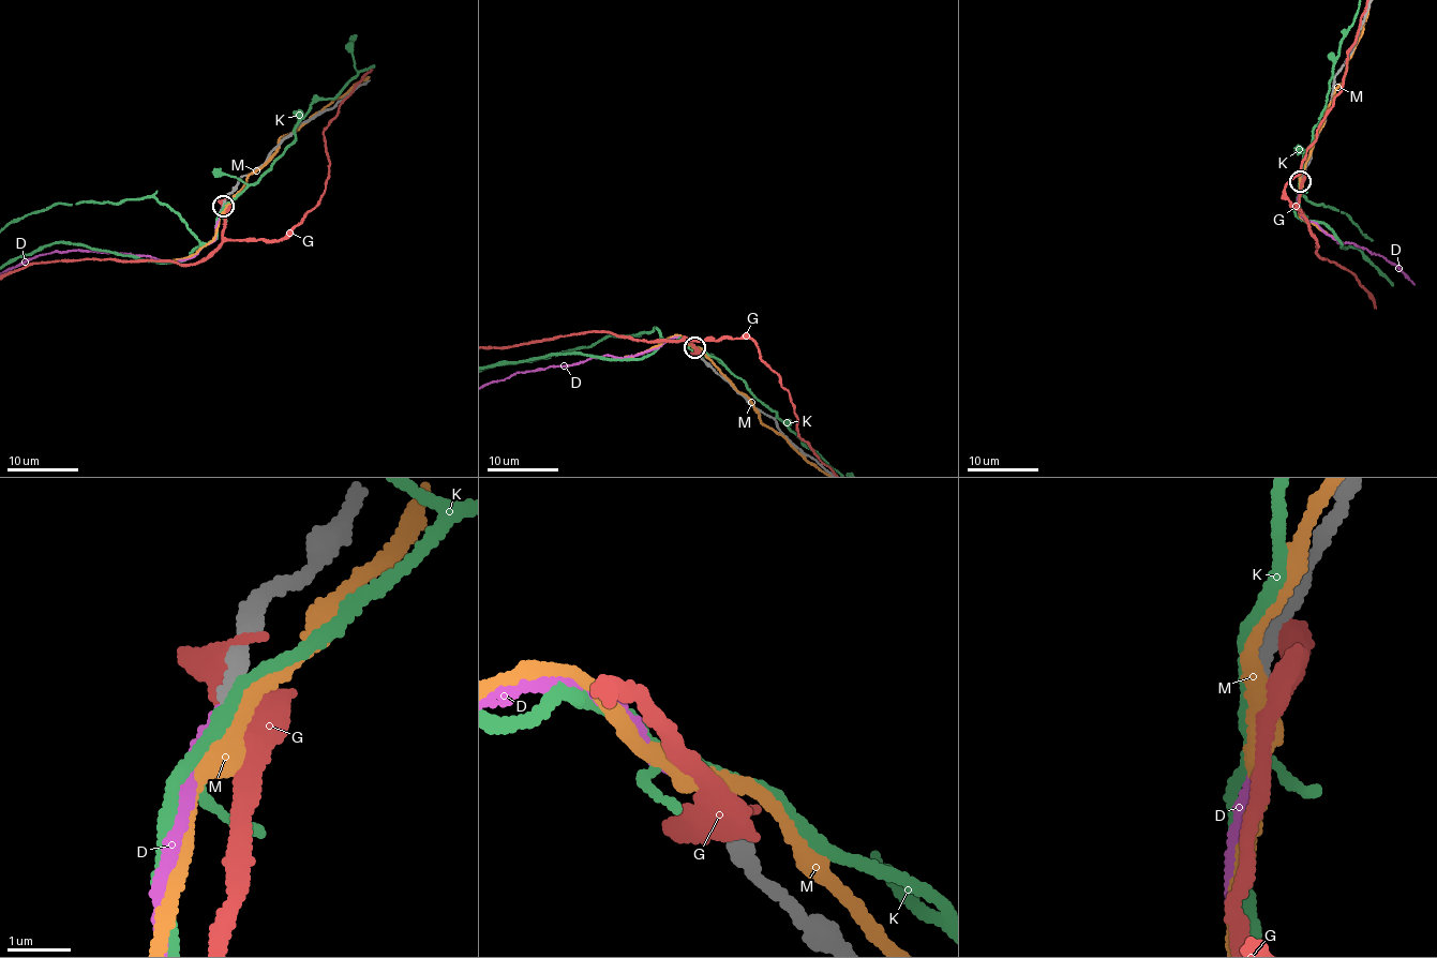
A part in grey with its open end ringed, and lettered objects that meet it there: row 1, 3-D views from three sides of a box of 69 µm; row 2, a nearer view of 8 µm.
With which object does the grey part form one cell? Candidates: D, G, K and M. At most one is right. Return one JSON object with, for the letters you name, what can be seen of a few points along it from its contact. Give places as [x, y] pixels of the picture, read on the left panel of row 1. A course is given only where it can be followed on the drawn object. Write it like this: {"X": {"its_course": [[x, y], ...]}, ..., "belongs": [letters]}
{"belongs": ["D"]}

